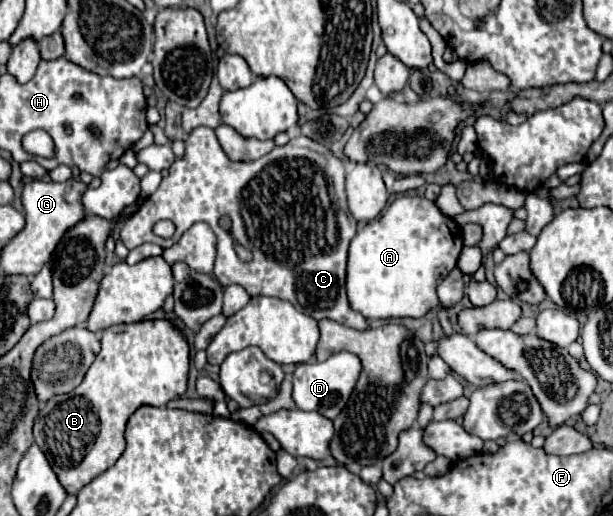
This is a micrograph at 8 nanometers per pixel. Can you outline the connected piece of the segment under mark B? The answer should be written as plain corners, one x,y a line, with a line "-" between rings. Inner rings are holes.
166,319
138,321
138,323
130,323
130,325
112,325
112,327
108,327
108,329
102,333
102,351
96,355
94,363
90,365
90,369
88,369
84,381
82,381
74,391
70,391
68,395
56,395
56,397
52,397
46,405
42,405
42,407
40,407
38,421
34,423
34,439
36,439
36,443
38,443
38,447
42,449
42,453
46,453
46,459
50,461
50,467
54,469
58,481
62,481
62,487
66,489
68,495
76,495
86,483
90,483
94,477
98,477
100,473
104,473
108,467
112,467
112,465
118,461
118,457
122,455
124,445
126,445
126,441
124,441
126,421
128,421
128,417
130,417
138,407
142,407
142,405
162,407
162,405
166,405
168,401
172,401
172,399
184,395
184,391
186,391
186,381
188,381
188,365
190,365
188,343
186,343
186,339
182,337
182,333
180,333
170,321
166,321

